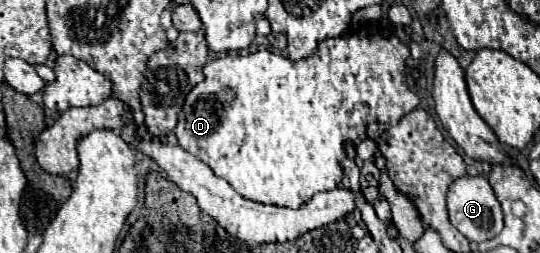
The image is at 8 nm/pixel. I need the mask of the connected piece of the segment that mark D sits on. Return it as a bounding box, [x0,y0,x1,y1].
[175,28,421,209]

